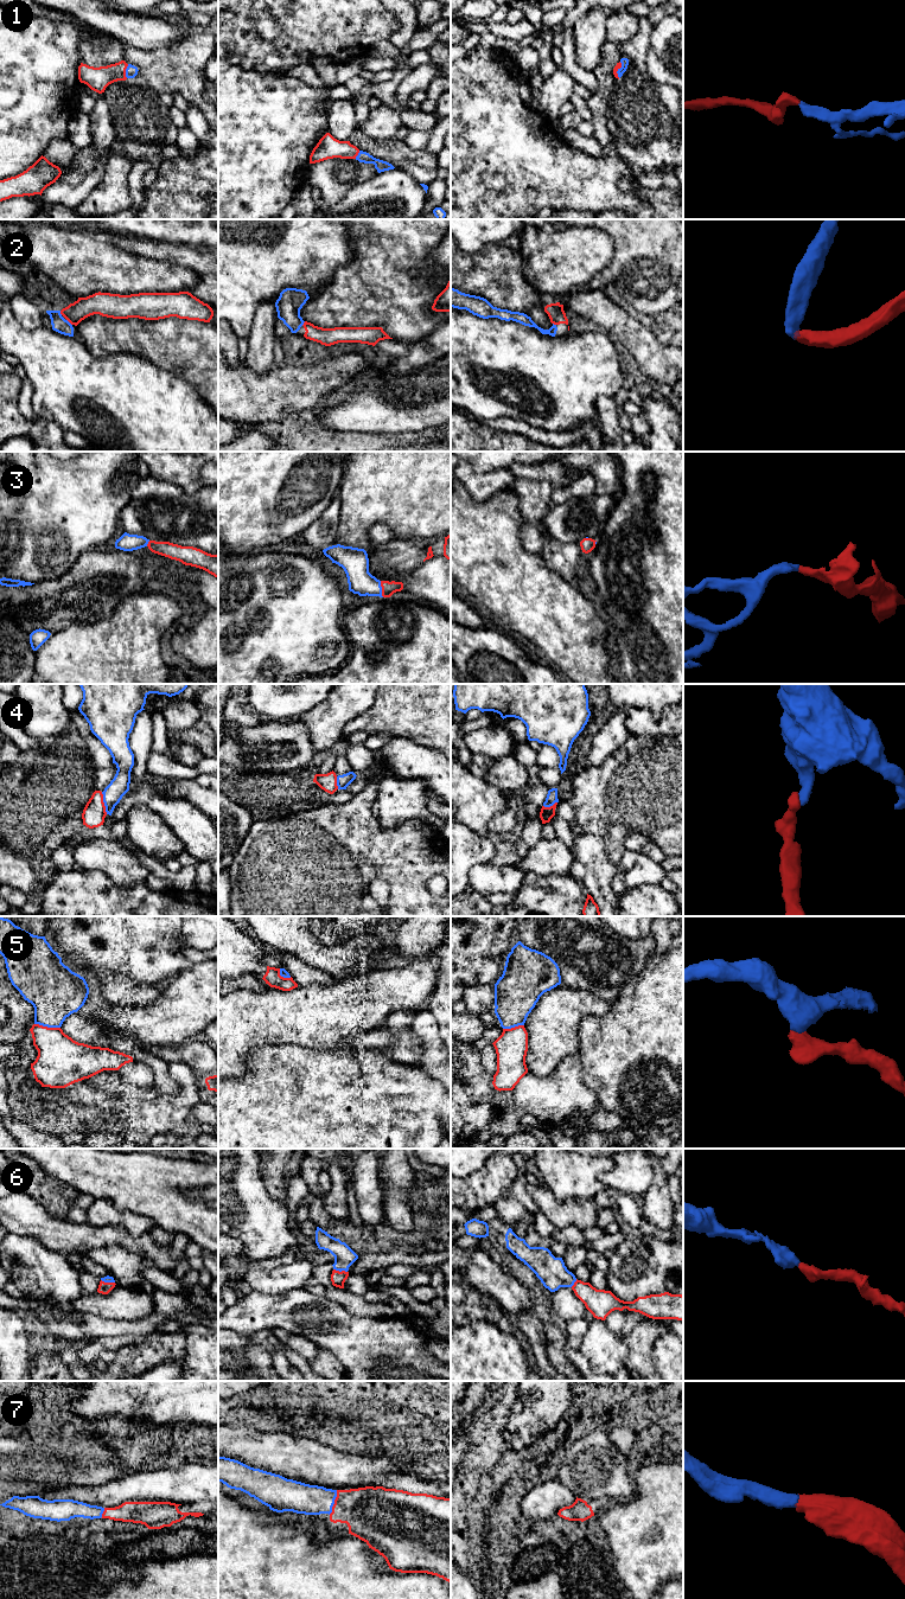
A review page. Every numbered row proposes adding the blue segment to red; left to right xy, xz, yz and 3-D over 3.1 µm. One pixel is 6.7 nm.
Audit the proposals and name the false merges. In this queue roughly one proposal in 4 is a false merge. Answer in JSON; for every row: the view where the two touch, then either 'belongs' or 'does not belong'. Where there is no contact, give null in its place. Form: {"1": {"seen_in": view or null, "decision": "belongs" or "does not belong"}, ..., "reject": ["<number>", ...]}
{"1": {"seen_in": "xy", "decision": "belongs"}, "2": {"seen_in": "xy", "decision": "belongs"}, "3": {"seen_in": "xz", "decision": "belongs"}, "4": {"seen_in": "xy", "decision": "does not belong"}, "5": {"seen_in": "xy", "decision": "does not belong"}, "6": {"seen_in": "xz", "decision": "belongs"}, "7": {"seen_in": "xz", "decision": "belongs"}, "reject": ["4", "5"]}

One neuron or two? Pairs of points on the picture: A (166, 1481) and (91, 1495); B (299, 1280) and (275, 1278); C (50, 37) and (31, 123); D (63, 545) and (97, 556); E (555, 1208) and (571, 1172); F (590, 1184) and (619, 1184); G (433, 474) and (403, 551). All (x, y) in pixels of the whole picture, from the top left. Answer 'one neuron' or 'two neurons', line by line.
A: one neuron
B: one neuron
C: one neuron
D: two neurons
E: two neurons
F: two neurons
G: two neurons

